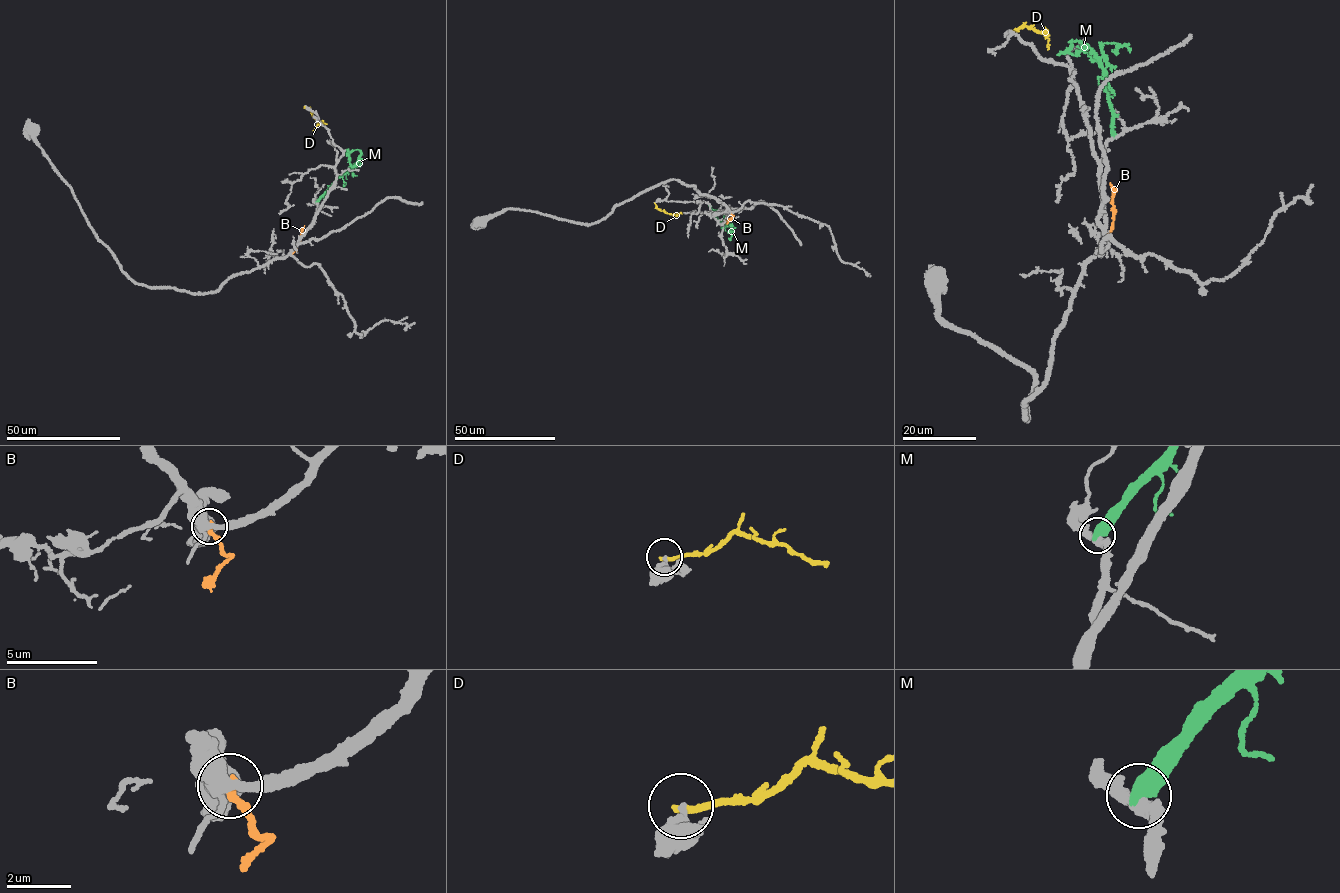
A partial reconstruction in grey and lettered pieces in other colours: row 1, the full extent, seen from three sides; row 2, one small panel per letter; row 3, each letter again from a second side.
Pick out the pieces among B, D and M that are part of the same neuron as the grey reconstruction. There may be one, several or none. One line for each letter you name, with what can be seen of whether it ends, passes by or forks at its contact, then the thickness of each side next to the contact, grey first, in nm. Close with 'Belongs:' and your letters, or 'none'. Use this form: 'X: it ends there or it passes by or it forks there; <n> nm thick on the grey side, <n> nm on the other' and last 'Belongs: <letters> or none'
Belongs: none

